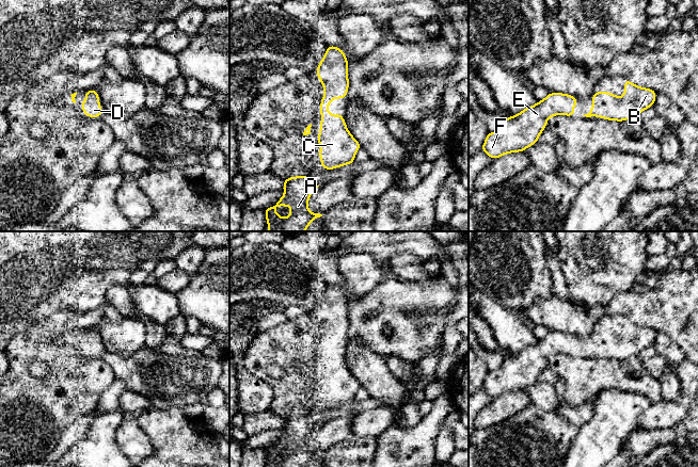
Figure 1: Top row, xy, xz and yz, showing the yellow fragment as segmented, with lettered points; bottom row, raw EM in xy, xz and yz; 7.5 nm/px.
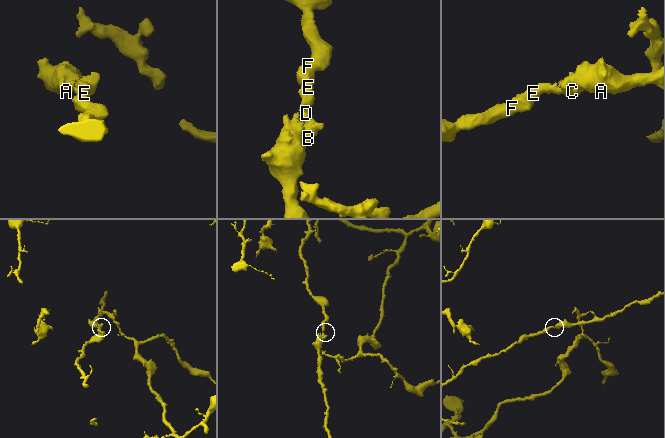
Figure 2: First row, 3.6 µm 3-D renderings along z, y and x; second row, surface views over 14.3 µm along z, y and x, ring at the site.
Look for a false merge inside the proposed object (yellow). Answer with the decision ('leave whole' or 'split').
leave whole

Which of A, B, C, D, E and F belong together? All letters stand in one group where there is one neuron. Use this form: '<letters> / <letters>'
A B C D E F

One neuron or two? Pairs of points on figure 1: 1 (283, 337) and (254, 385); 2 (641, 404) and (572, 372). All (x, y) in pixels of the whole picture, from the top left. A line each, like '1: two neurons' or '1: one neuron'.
1: two neurons
2: two neurons

